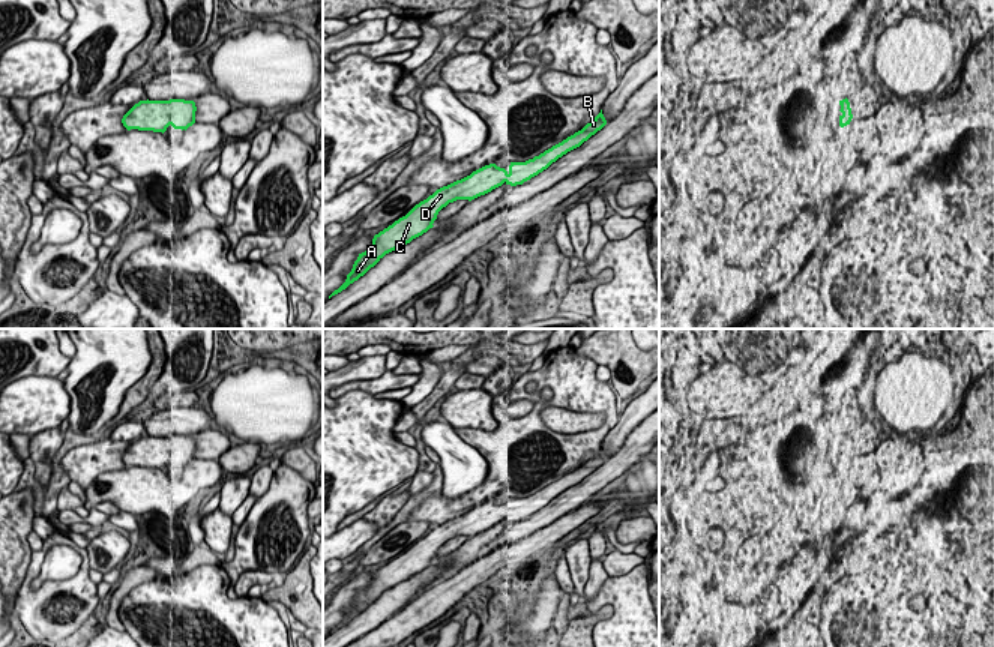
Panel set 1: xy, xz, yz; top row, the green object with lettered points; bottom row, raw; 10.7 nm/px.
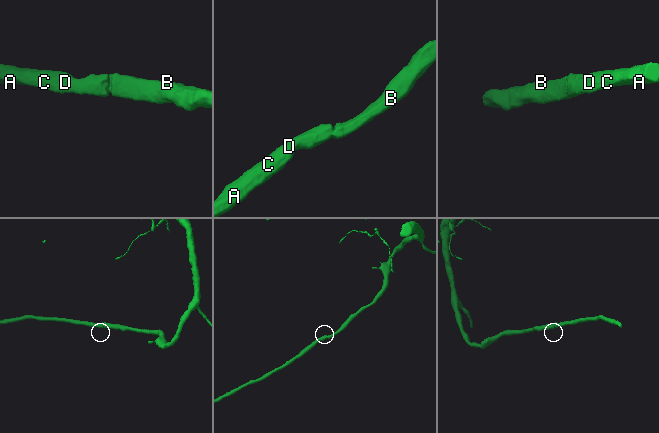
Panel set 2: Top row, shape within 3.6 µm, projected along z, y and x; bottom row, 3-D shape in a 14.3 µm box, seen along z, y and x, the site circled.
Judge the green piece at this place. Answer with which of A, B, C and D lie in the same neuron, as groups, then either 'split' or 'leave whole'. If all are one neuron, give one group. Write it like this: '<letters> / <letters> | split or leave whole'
A B C D | leave whole

